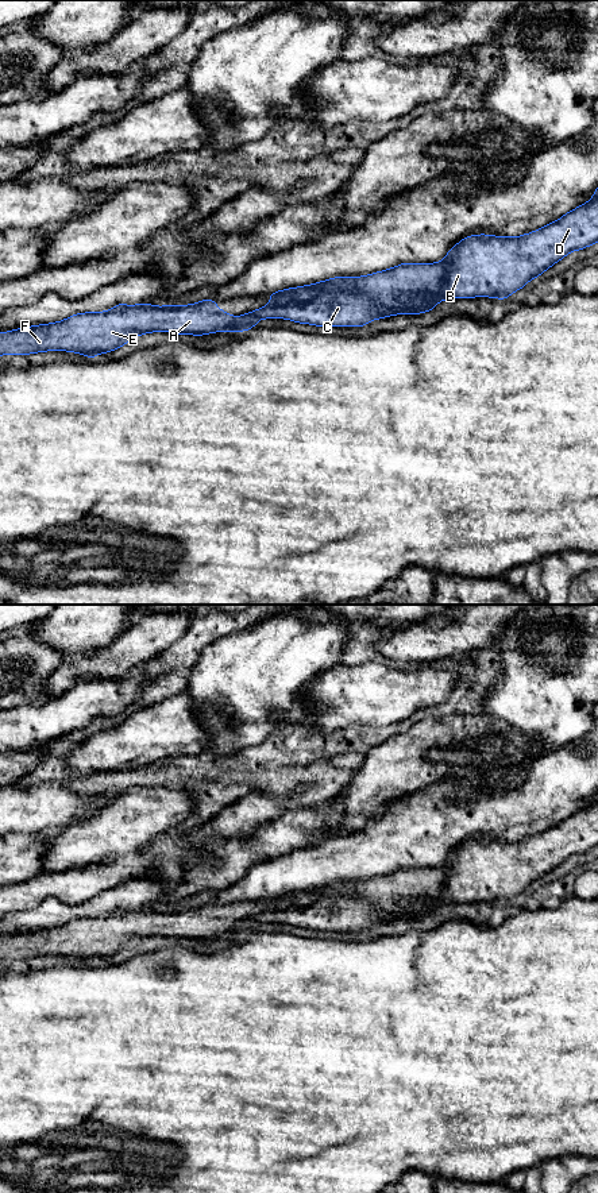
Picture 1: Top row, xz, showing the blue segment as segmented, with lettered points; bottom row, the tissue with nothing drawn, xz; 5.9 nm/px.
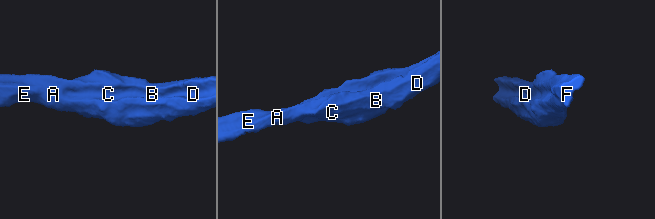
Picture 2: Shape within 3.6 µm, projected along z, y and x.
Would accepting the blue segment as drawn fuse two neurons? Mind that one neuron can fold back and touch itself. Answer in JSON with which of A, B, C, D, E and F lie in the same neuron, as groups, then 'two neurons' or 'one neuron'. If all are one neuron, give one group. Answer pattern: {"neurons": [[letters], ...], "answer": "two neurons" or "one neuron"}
{"neurons": [["A", "E", "F"], ["B", "C", "D"]], "answer": "two neurons"}

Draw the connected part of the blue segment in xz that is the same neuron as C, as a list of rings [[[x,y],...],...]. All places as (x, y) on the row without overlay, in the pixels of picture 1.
[[[321,895],[305,907],[270,908],[238,920],[215,937],[246,937],[261,923],[288,923],[316,931],[363,931],[373,924],[385,923],[397,914],[386,914],[359,896]]]

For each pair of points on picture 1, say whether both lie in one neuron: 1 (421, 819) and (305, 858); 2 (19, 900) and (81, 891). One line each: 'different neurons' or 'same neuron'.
1: same neuron
2: same neuron

